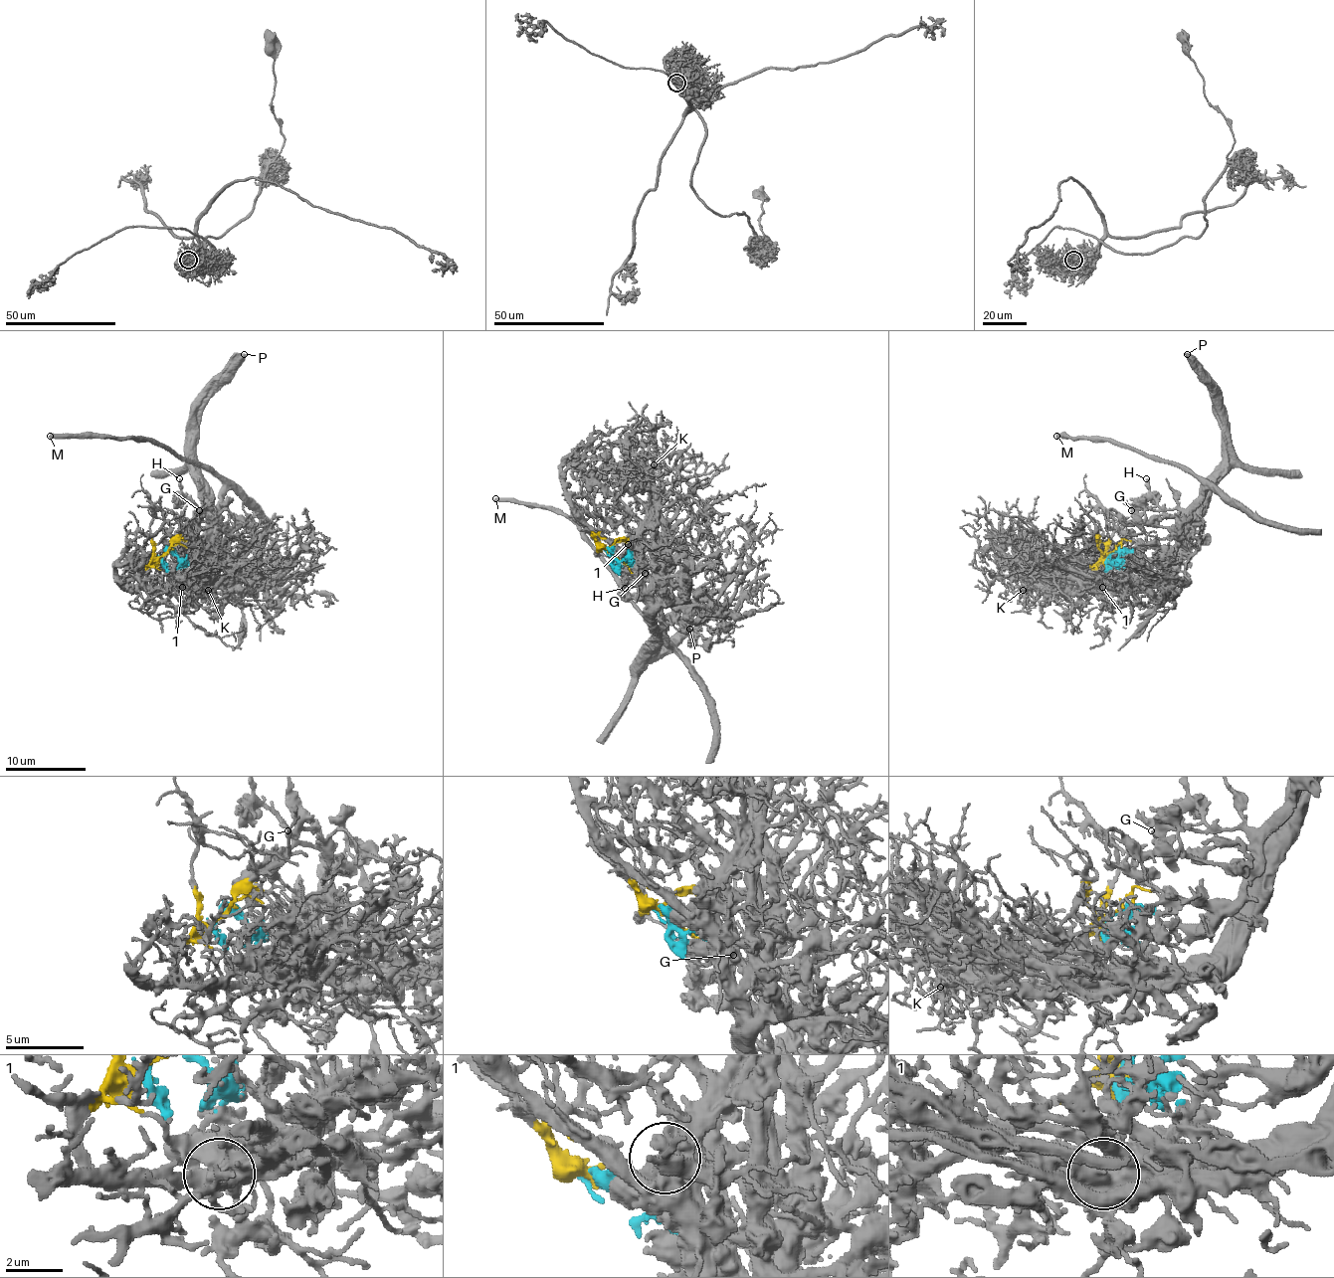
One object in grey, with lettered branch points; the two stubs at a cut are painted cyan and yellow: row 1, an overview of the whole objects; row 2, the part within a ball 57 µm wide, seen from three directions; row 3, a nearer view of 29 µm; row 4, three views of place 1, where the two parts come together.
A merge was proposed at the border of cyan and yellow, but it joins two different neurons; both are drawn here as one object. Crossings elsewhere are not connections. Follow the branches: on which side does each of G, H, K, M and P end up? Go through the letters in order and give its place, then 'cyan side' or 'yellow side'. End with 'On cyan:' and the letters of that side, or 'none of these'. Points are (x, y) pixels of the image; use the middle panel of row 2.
G: at (645, 573); cyan side
H: at (625, 588); cyan side
K: at (654, 464); yellow side
M: at (495, 498); cyan side
P: at (689, 629); yellow side
On cyan: G, H, M

